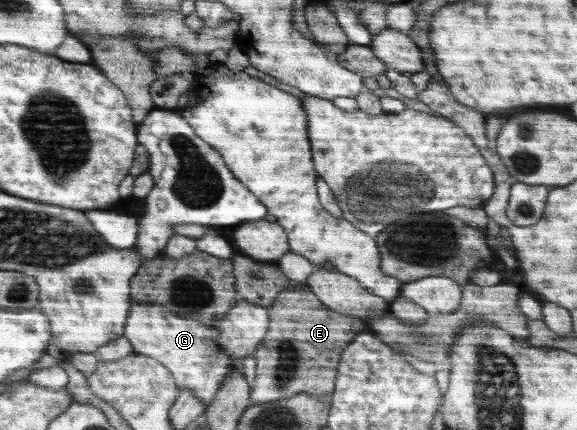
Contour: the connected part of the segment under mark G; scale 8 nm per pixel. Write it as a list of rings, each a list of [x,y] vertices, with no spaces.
[[[240,299],[222,320],[213,325],[164,312],[162,306],[156,304],[146,306],[134,302],[133,310],[123,334],[132,343],[133,352],[157,360],[170,371],[179,391],[184,388],[191,390],[206,407],[230,369],[246,356],[257,356],[257,347],[265,337],[269,324],[268,309]]]

